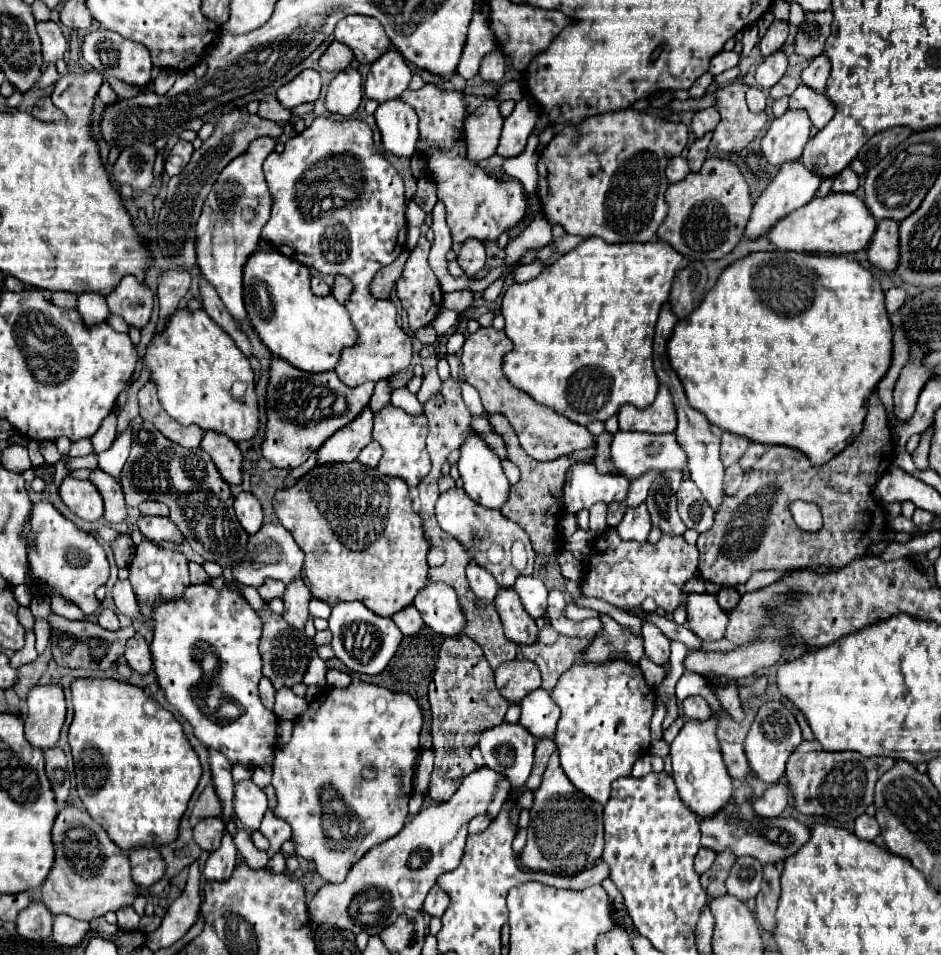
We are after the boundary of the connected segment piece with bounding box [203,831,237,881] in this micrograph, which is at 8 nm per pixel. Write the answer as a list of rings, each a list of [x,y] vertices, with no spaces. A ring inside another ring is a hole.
[[[227,831],[223,835],[223,843],[217,851],[213,851],[205,863],[205,869],[203,869],[203,875],[209,879],[209,881],[227,881],[235,869],[235,843],[231,839],[231,833]]]

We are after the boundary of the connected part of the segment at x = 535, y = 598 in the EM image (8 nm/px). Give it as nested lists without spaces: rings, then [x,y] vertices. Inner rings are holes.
[[[519,577],[515,581],[517,595],[521,597],[521,603],[525,607],[525,611],[537,619],[537,617],[545,617],[545,609],[547,609],[547,587],[543,585],[543,581],[539,577]]]

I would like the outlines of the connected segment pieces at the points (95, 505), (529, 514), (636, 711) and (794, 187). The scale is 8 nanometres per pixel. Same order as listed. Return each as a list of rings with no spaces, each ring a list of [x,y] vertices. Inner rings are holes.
[[[67,475],[59,495],[63,503],[81,519],[97,521],[103,517],[103,499],[99,495],[99,489],[91,481],[83,481]]]
[[[489,415],[487,417],[491,427],[503,437],[505,447],[507,447],[507,459],[513,461],[519,469],[521,469],[521,481],[517,485],[511,485],[509,491],[509,501],[505,503],[505,509],[501,509],[501,513],[505,513],[505,517],[513,523],[517,523],[523,531],[527,531],[527,535],[531,537],[533,549],[541,555],[541,557],[553,557],[559,555],[559,551],[563,549],[563,533],[561,533],[561,525],[559,519],[565,513],[565,507],[561,503],[563,497],[563,485],[565,485],[565,473],[569,471],[569,467],[573,463],[579,461],[591,461],[595,455],[595,449],[585,449],[585,451],[577,451],[569,457],[559,457],[557,461],[549,461],[549,463],[539,463],[533,461],[525,449],[521,449],[517,435],[513,433],[509,421],[503,415]]]
[[[611,661],[609,665],[573,665],[559,677],[551,699],[561,709],[555,741],[563,771],[577,789],[605,805],[611,783],[619,777],[629,777],[633,763],[649,753],[649,723],[657,693],[647,685],[637,665]]]
[[[801,161],[783,165],[783,167],[779,169],[777,177],[767,185],[767,189],[765,189],[765,191],[761,193],[761,197],[755,201],[743,237],[755,241],[755,239],[767,235],[767,231],[769,231],[779,219],[783,219],[783,217],[787,217],[789,213],[793,213],[795,209],[807,205],[807,203],[813,199],[813,195],[815,195],[819,183],[821,183],[821,177],[817,177],[817,173],[809,173],[809,171],[801,165]]]

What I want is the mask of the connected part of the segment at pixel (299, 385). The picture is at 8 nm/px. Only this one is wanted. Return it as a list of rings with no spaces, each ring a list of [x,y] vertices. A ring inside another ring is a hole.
[[[273,357],[271,379],[267,387],[267,435],[261,447],[265,459],[283,469],[295,469],[303,465],[309,455],[323,445],[325,439],[351,423],[369,405],[373,385],[365,385],[367,387],[351,389],[341,383],[335,371],[305,373]]]

